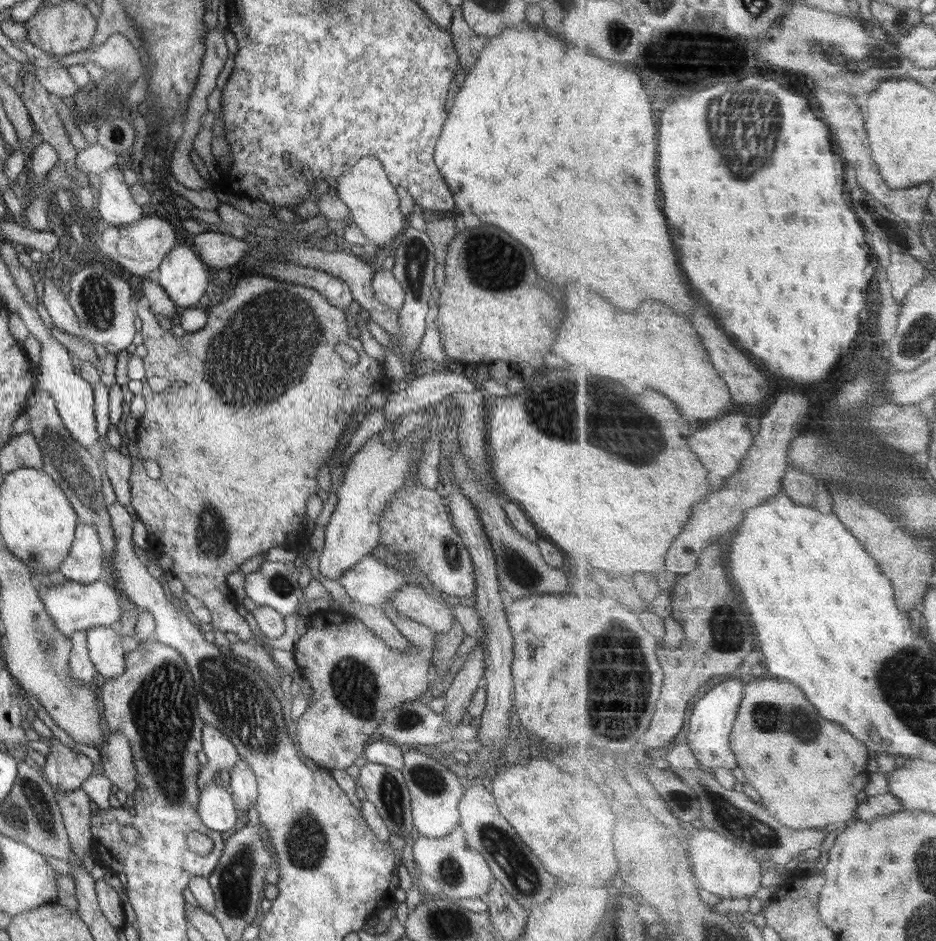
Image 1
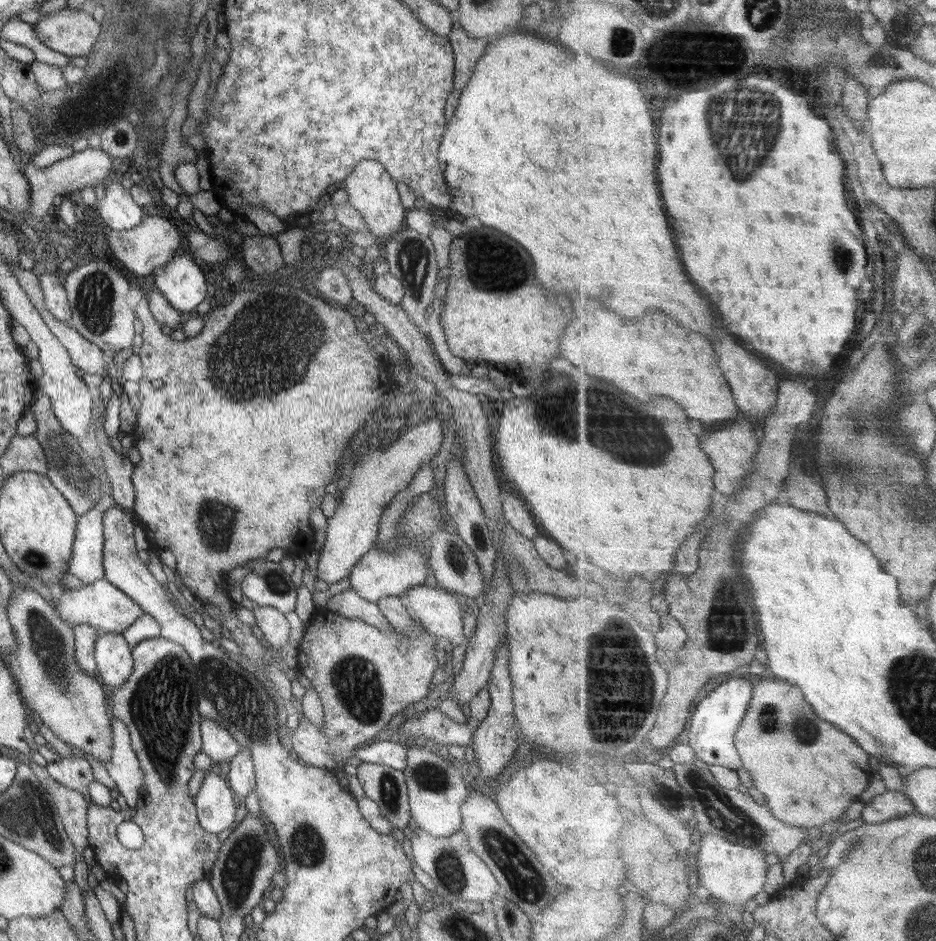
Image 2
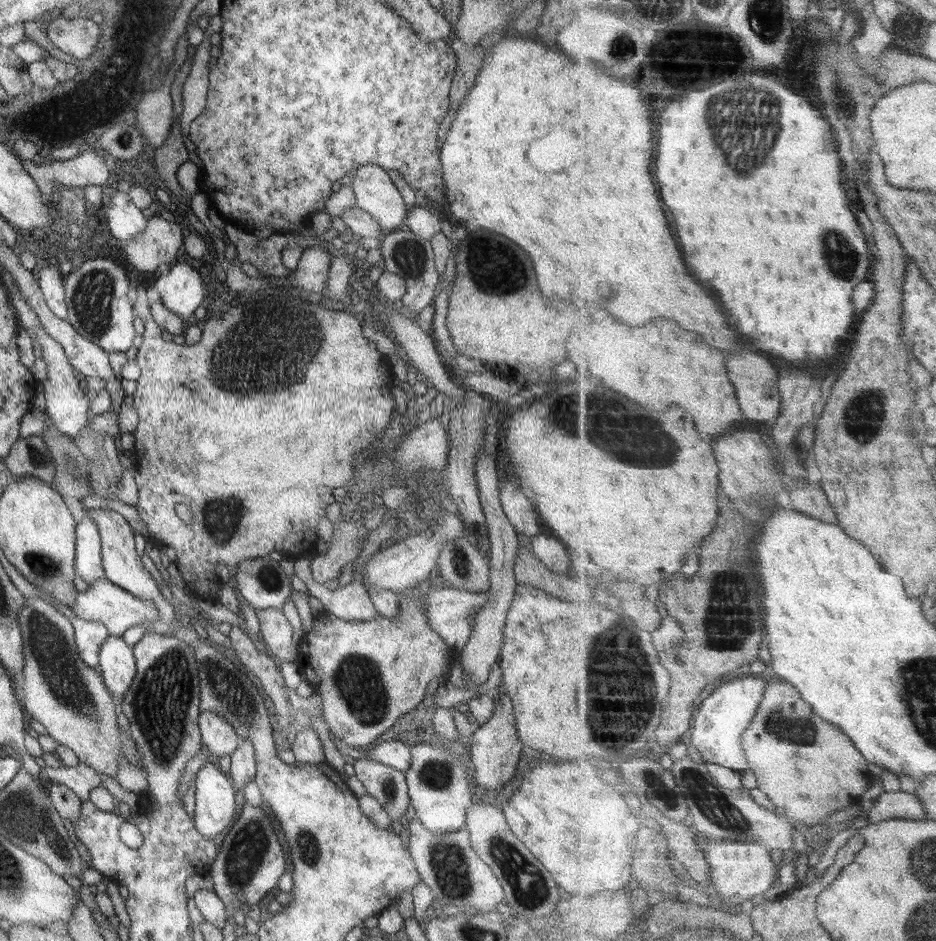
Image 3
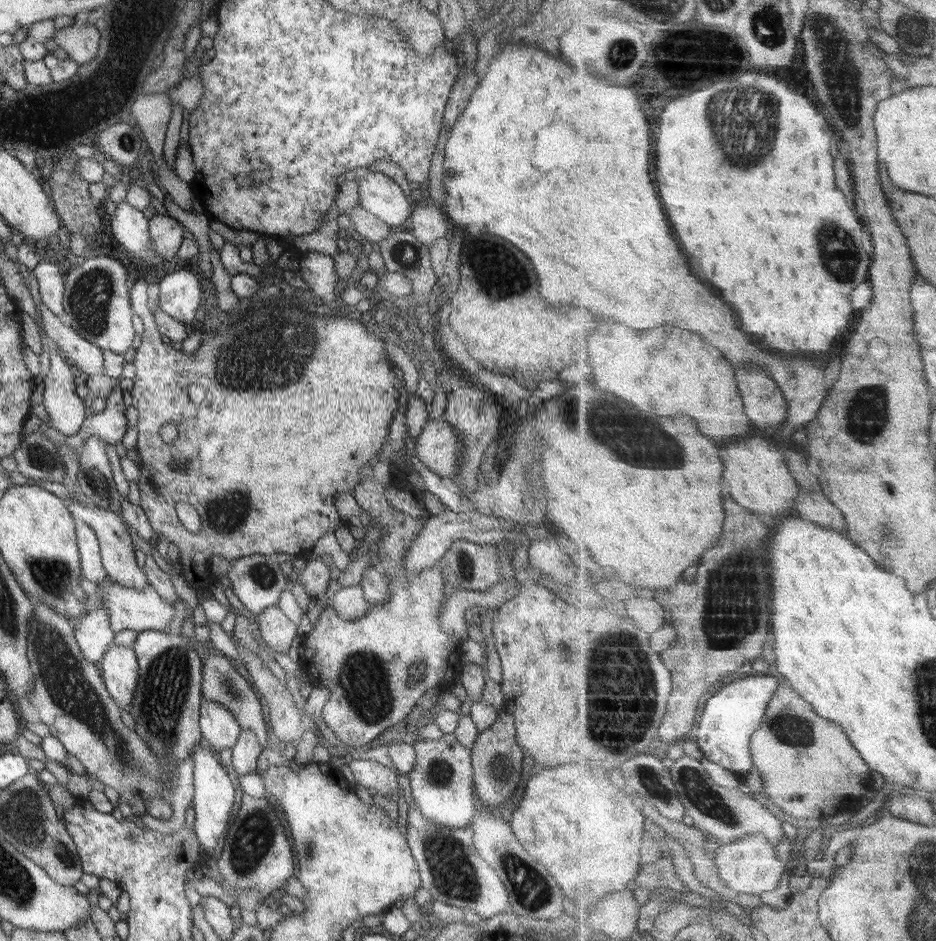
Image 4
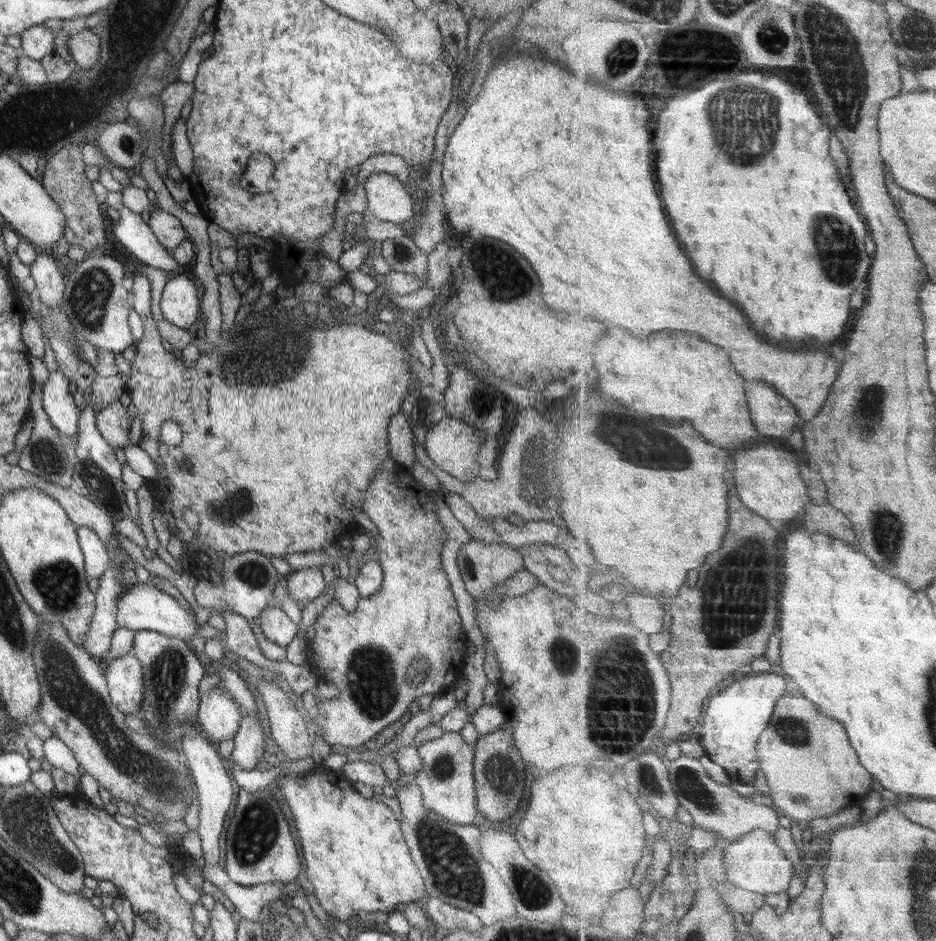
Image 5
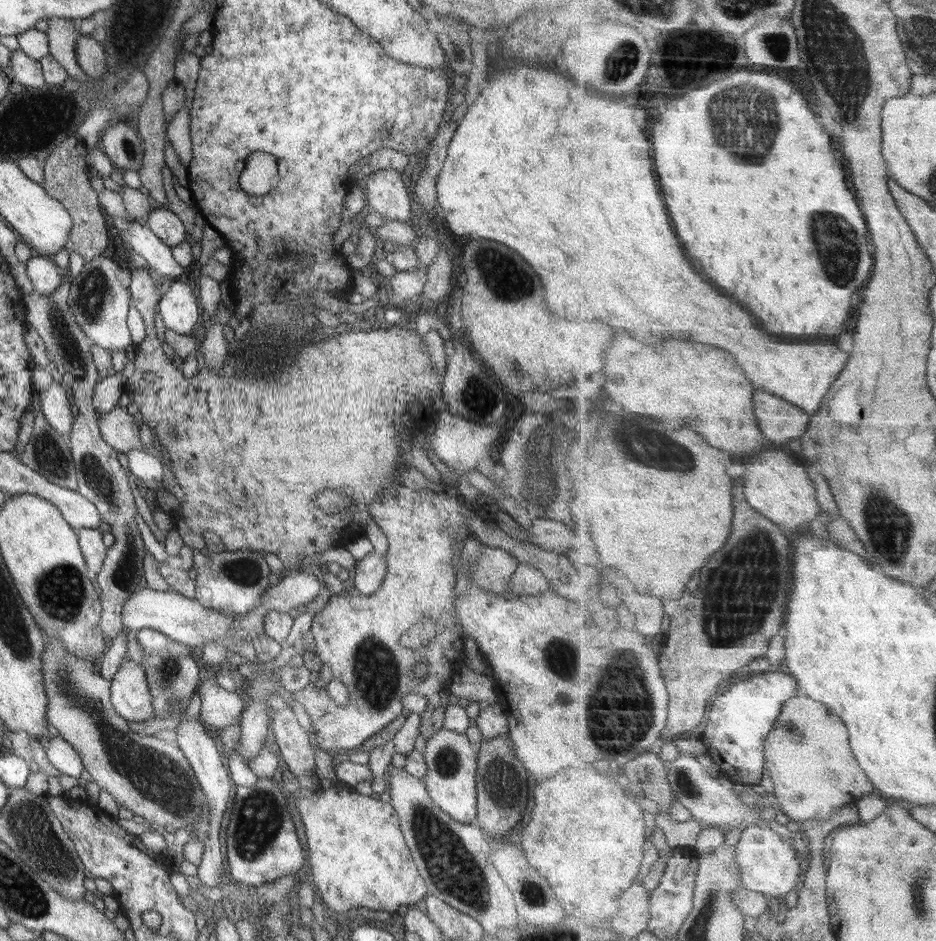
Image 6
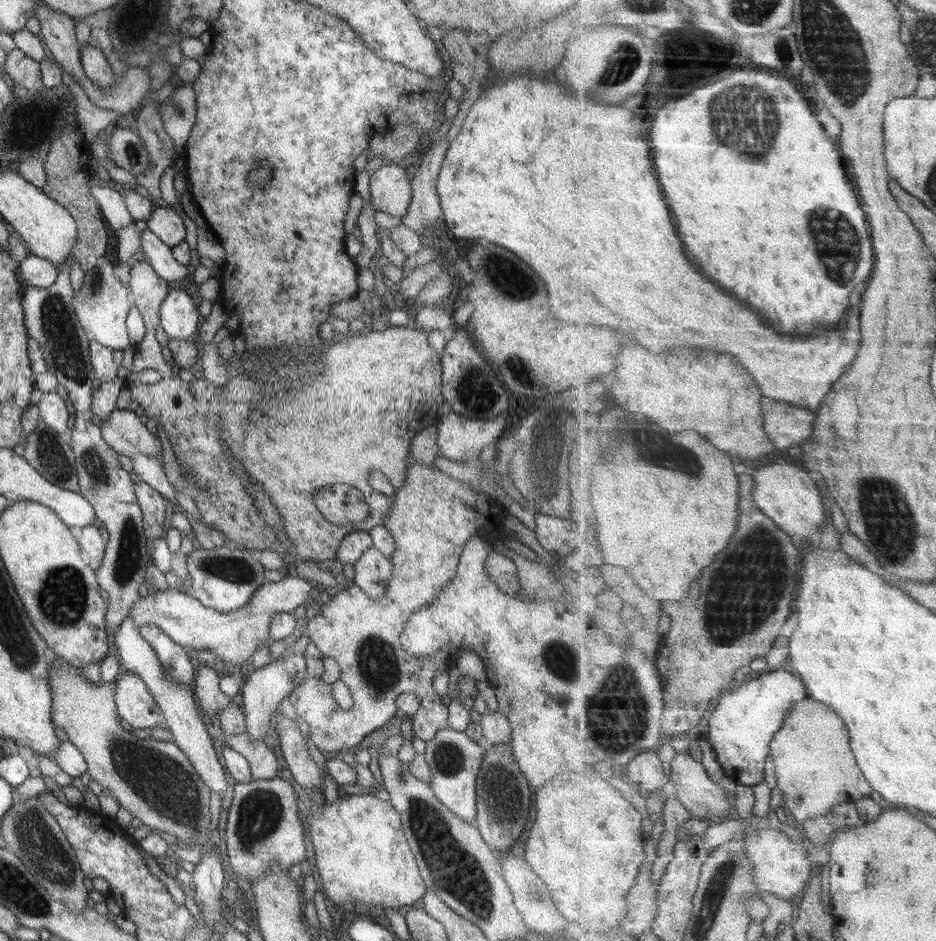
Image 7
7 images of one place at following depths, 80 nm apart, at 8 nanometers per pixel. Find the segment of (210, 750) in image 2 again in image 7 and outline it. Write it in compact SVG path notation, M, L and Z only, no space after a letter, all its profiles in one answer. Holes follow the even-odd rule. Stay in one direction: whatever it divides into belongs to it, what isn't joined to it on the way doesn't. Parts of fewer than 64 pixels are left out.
M200 664L191 682L191 691L195 696L201 716L207 722L220 714L221 710L231 703L230 697L226 697L217 687L220 670L218 667L206 667Z

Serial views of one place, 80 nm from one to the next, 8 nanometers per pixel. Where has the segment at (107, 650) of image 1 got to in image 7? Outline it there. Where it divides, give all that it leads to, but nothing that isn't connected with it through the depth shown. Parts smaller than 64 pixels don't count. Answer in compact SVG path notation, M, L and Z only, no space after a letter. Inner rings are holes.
M121 671L117 679L115 680L114 690L114 703L116 708L116 714L125 720L133 729L135 728L155 728L159 722L160 710L155 704L153 697L149 694L144 682L134 674L130 672Z

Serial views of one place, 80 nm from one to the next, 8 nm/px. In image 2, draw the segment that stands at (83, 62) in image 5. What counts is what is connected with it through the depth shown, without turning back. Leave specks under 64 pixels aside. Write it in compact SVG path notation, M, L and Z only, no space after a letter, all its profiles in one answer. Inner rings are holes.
M67 7L56 13L40 14L39 22L31 26L35 27L35 38L45 48L69 58L90 56L101 35L101 24L94 21L91 15Z

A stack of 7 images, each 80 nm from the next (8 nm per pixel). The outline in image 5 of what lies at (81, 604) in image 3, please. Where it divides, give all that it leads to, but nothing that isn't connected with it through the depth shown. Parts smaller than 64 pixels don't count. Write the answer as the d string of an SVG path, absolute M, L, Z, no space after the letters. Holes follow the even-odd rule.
M137 583L123 592L116 602L116 625L131 631L148 630L161 633L169 638L178 638L188 643L200 627L195 623L195 614L190 615L179 602L163 591L158 591L151 583Z

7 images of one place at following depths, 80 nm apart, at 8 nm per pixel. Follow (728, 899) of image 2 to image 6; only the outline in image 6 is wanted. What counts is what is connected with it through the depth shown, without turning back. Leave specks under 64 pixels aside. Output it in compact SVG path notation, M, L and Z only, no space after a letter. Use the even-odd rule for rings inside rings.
M759 825L748 826L741 832L736 849L745 888L783 899L793 888L798 890L799 879L804 877L801 875L797 851L791 842L783 840L775 830Z

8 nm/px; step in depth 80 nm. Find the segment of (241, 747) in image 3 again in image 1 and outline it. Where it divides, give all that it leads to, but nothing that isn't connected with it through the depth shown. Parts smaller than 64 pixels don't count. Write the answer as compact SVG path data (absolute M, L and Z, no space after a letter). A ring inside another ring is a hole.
M237 759L229 770L229 792L237 811L248 811L256 804L256 778L246 762Z

